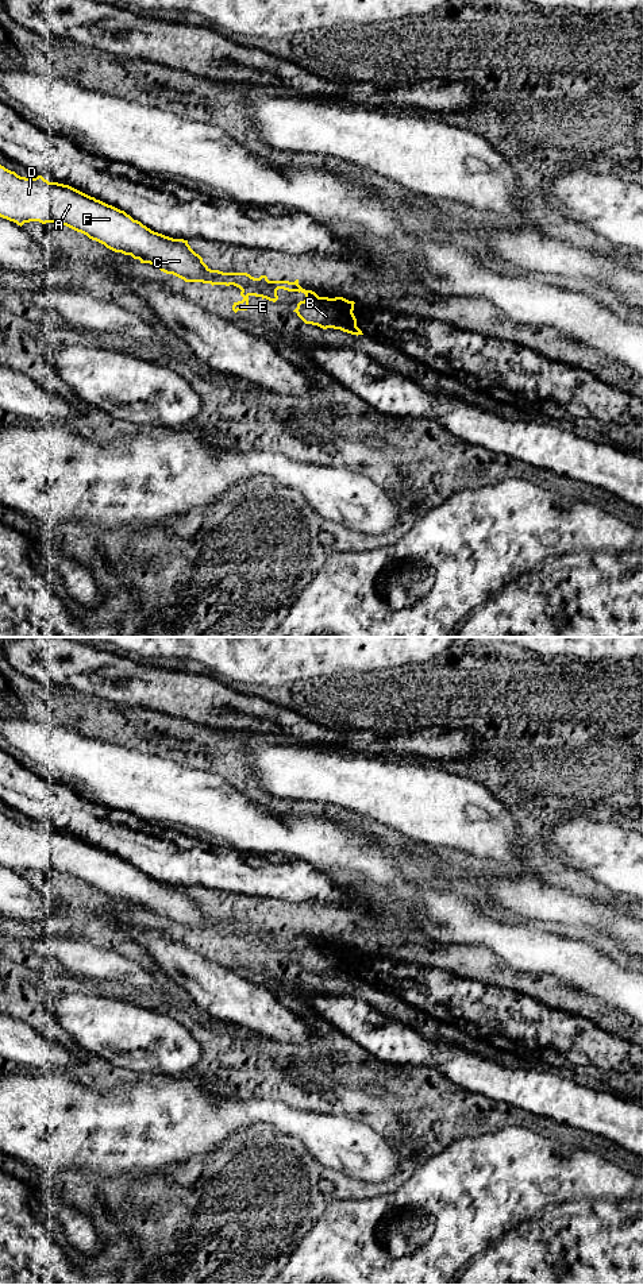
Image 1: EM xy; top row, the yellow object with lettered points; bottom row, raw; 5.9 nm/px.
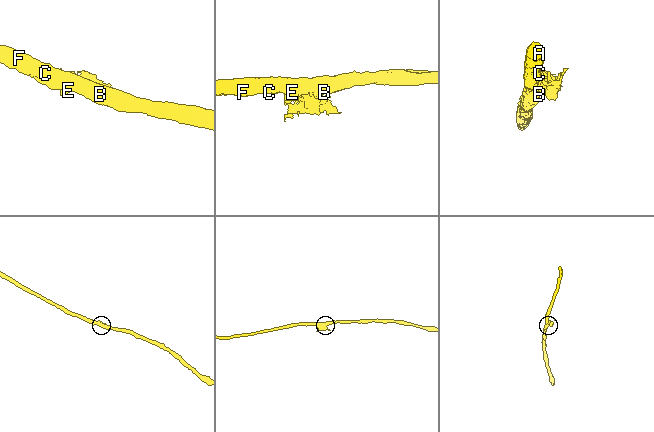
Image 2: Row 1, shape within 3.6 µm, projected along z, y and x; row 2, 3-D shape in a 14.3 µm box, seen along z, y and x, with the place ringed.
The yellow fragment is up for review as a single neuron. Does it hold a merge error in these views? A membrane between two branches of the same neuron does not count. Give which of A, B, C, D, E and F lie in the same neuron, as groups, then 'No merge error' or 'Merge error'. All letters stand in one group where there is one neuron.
Groups: A B C D F / E. Merge error

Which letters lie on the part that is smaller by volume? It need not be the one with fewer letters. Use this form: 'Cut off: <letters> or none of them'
Cut off: E

